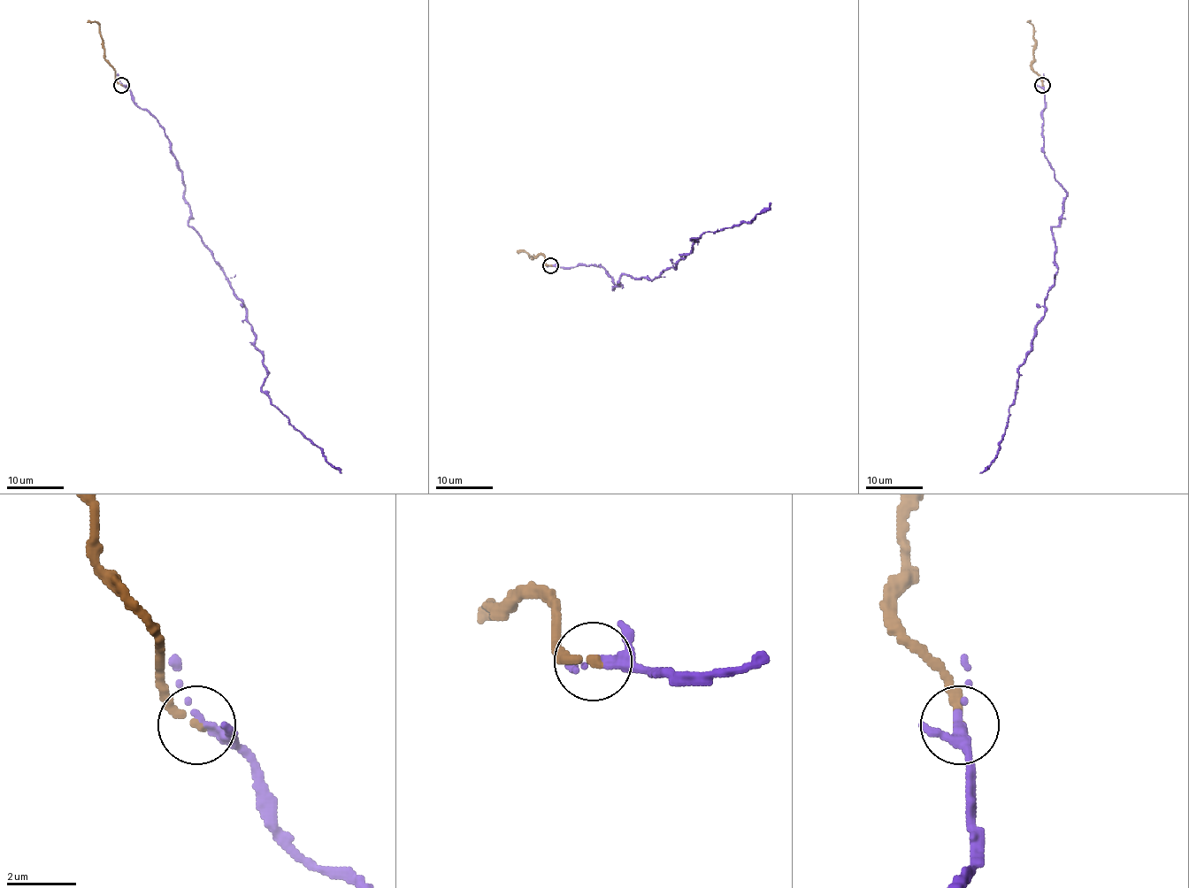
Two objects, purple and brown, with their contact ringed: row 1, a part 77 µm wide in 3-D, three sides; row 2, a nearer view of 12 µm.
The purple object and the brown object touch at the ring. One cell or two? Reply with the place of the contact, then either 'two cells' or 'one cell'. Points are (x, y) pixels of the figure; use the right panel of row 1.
at (1042, 85); one cell

